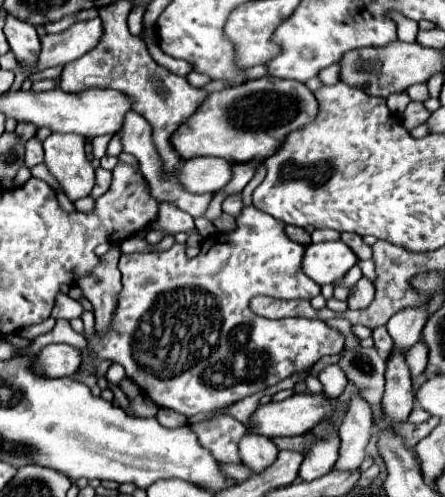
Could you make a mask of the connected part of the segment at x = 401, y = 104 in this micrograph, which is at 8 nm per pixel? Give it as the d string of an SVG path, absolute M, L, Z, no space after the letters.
M404 92L394 93L388 97L388 109L392 111L392 114L401 115L408 103L410 102L410 97Z

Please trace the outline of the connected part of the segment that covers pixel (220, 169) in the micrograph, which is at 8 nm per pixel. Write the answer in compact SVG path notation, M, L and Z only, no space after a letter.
M218 157L186 159L178 167L178 183L190 193L212 193L230 181L230 167L226 159Z

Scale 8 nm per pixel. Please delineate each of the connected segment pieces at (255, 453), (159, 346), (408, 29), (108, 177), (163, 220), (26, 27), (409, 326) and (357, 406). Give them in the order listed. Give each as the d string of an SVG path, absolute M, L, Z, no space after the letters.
M246 433L238 445L238 451L240 451L242 465L252 469L252 473L260 473L276 461L276 455L280 449L272 445L272 439L266 439L254 433Z
M244 207L242 213L236 219L236 229L230 233L218 233L216 237L208 237L202 241L200 245L200 255L194 259L186 257L184 245L174 243L168 251L156 251L156 253L132 253L132 255L122 255L120 257L120 271L122 271L122 291L118 295L118 305L116 305L116 315L112 317L112 331L108 331L108 335L96 335L96 331L92 333L92 337L88 337L88 347L94 351L98 361L114 361L120 363L126 371L126 377L134 379L136 385L140 387L140 391L150 397L158 407L168 407L174 411L180 411L186 417L198 415L198 413L208 413L214 409L220 409L224 405L236 403L238 399L244 399L256 391L262 391L270 385L276 385L278 381L286 379L292 373L304 371L308 367L312 367L320 357L324 355L332 355L342 351L344 345L344 337L328 327L324 321L314 321L314 319L304 319L304 317L294 317L294 319L264 319L258 317L256 313L250 311L250 299L256 295L268 295L268 297L280 297L280 299L312 299L316 295L320 295L320 287L308 279L308 275L304 275L304 269L300 267L302 263L302 255L304 255L304 245L294 243L292 239L288 239L288 235L284 233L284 223L280 223L278 219L274 219L272 215L256 209L256 207Z
M394 15L394 19L396 19L396 25L398 25L398 39L414 43L416 33L418 33L418 23L414 23L410 19L404 19L402 15Z
M100 167L100 169L96 169L96 187L92 189L90 197L98 199L100 195L104 195L104 193L108 191L110 183L112 183L112 173L110 173L110 171L106 171L106 169L102 169L102 167Z
M168 201L158 203L158 217L150 225L150 229L162 229L168 235L174 235L178 231L190 231L192 227L192 217Z
M6 15L4 35L18 61L36 63L36 55L40 55L40 37L38 37L36 27L32 27L30 23L24 23L12 15Z
M426 305L414 307L414 309L404 309L400 313L396 313L388 323L386 329L394 341L394 349L396 351L406 351L410 349L422 335L422 327L426 323Z
M352 395L350 407L338 429L342 447L340 447L340 459L336 463L336 469L358 469L362 465L364 447L370 439L372 425L374 425L372 405L364 403L360 395Z

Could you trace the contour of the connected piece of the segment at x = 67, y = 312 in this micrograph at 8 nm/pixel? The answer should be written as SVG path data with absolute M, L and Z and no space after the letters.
M60 293L56 295L56 303L54 303L54 309L52 309L52 317L54 319L74 319L74 317L80 317L82 315L82 305L76 301L76 299L70 299L68 295Z

